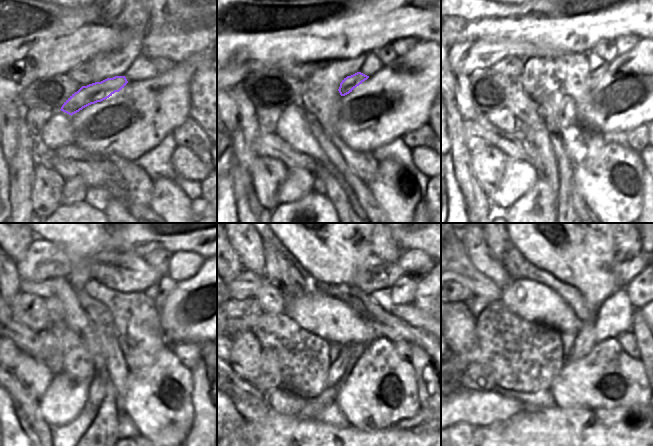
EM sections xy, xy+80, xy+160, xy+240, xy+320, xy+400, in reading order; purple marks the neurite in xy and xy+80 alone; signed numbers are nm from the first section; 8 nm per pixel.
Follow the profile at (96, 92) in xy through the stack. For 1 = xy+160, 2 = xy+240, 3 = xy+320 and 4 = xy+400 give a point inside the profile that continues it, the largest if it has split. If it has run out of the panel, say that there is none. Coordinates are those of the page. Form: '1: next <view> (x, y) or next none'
1: next xy+160 (595, 76)
2: next xy+240 (166, 284)
3: next xy+320 (402, 292)
4: next xy+400 (643, 289)

